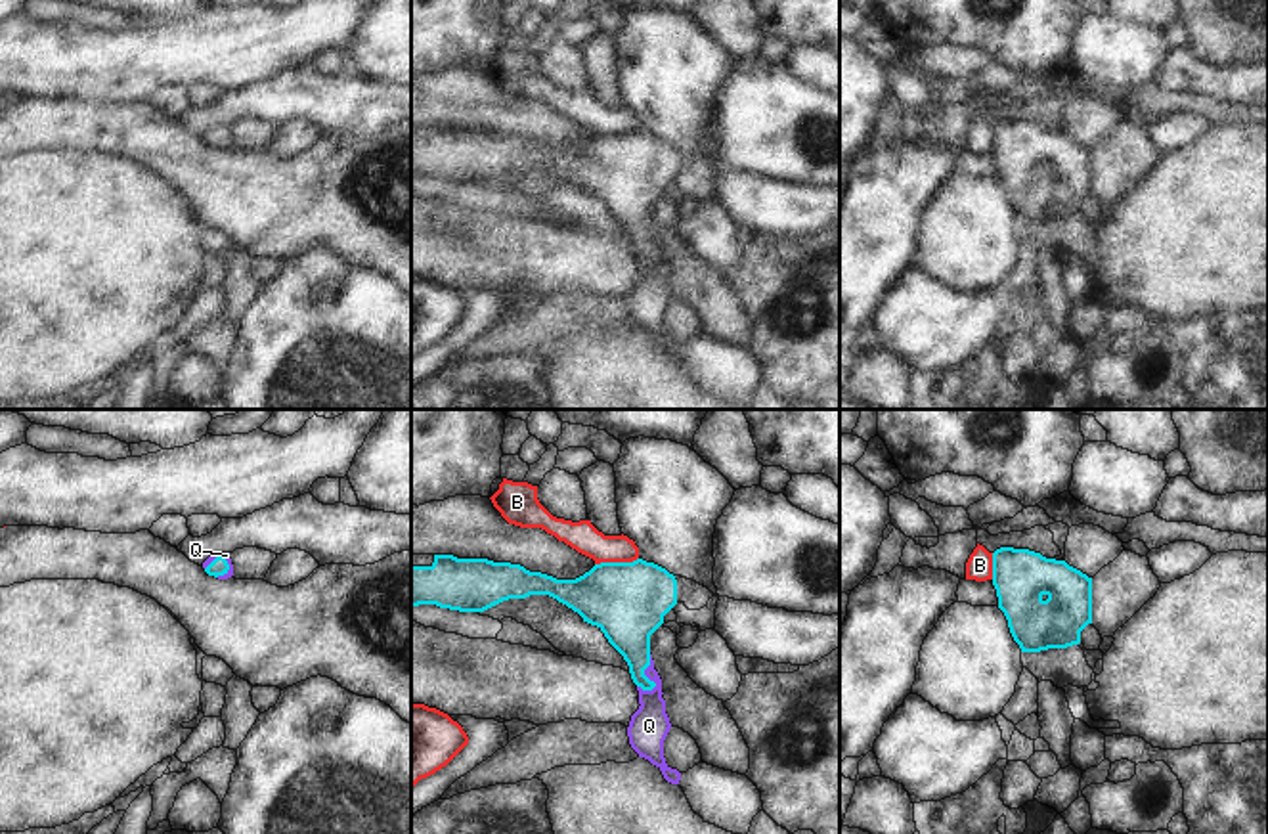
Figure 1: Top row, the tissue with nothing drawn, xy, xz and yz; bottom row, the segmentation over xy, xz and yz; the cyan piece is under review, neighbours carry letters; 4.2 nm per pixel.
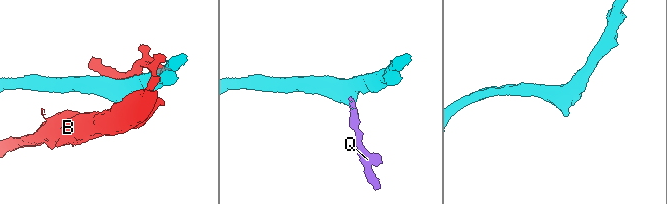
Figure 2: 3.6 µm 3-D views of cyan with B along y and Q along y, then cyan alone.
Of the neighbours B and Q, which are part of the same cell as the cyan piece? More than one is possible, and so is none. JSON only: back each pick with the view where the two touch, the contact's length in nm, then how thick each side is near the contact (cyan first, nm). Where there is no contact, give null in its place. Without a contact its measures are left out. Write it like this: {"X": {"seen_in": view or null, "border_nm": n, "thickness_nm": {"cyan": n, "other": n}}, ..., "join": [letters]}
{"Q": {"seen_in": "xz", "border_nm": 160, "thickness_nm": {"cyan": 240, "other": 170}}, "join": ["Q"]}

